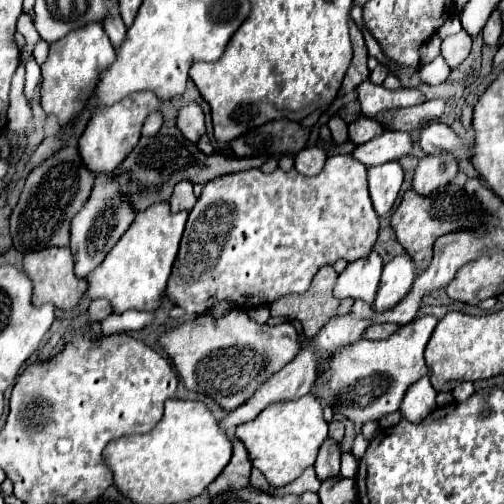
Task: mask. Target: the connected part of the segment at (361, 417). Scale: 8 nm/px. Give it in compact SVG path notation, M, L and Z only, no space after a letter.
M423 315L407 325L401 325L393 335L389 335L389 339L359 339L337 349L325 371L317 373L313 395L323 405L333 405L333 411L349 419L355 427L363 427L367 421L381 421L385 415L395 413L403 401L405 391L423 375L429 375L423 351L435 325L435 315Z

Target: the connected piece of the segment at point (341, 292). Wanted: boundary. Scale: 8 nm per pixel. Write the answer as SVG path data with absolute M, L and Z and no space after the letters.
M371 251L363 259L347 263L343 273L339 273L337 277L333 295L337 299L351 297L351 299L363 299L367 303L373 303L381 279L381 269L383 269L381 257L375 251Z

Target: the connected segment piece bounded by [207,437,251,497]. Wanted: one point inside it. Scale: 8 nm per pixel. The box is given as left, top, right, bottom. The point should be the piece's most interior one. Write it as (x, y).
(236, 474)

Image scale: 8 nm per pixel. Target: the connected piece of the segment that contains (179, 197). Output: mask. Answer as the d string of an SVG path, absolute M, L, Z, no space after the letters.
M183 179L183 181L179 181L179 183L175 185L169 203L171 203L171 211L177 213L177 211L181 211L181 209L191 211L193 205L195 205L195 201L197 201L197 197L195 197L195 193L193 193L193 183L187 181L187 179Z

